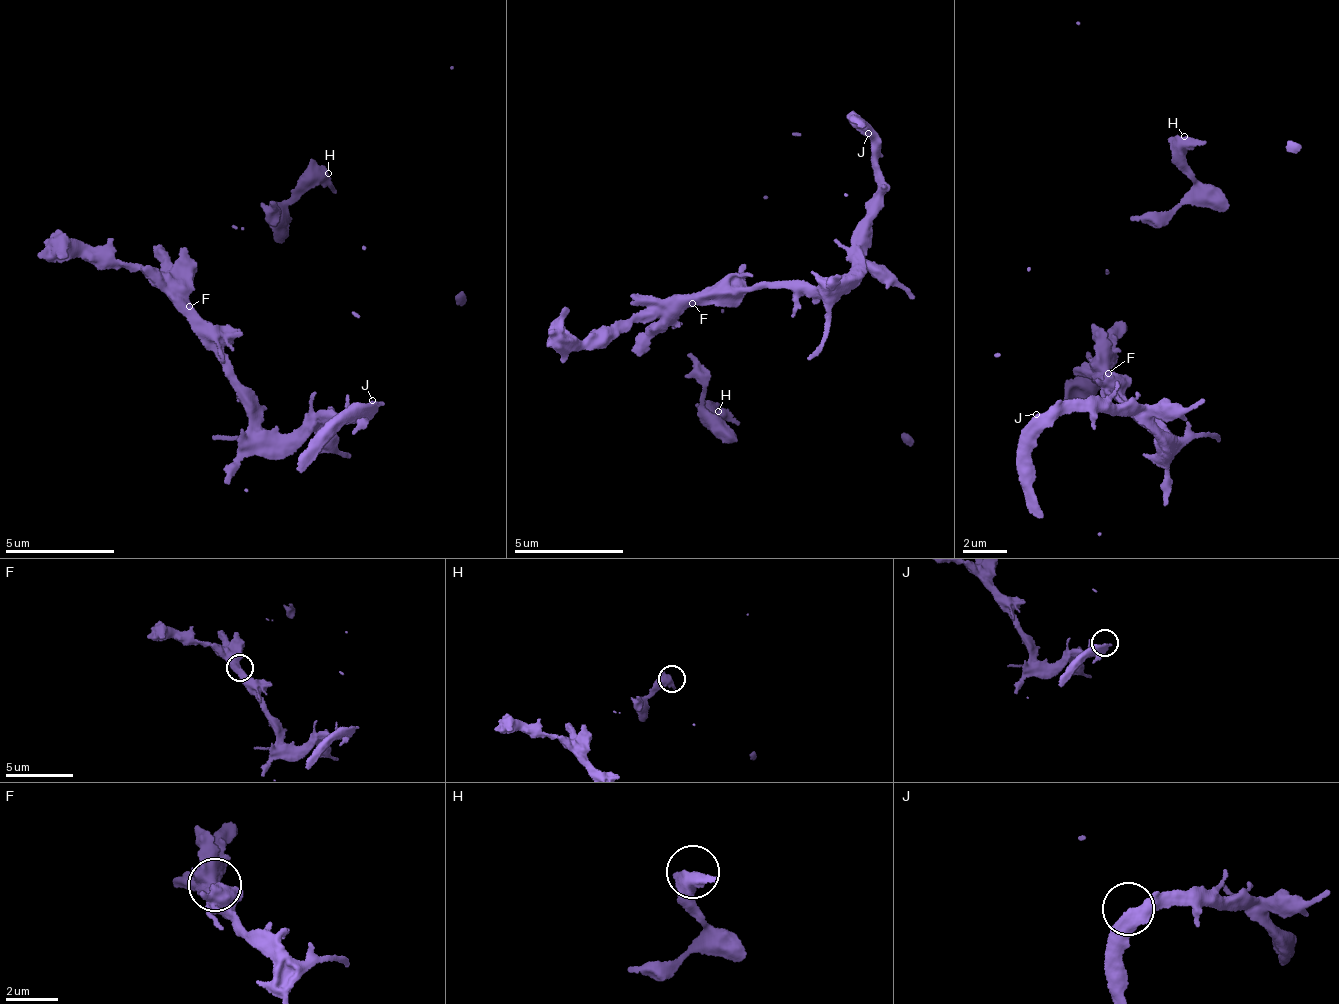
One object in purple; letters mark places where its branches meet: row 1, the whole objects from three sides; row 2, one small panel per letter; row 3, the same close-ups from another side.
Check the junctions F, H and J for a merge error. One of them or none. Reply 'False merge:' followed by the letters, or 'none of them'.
False merge: F

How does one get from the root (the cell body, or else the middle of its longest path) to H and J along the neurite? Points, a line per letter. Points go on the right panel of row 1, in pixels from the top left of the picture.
H: (1112, 372), (1106, 367), (1106, 338), (1094, 323), (1107, 270), (1128, 221), (1157, 224), (1191, 199), (1184, 136)
J: (1112, 372), (1112, 392), (1124, 402), (1124, 407), (1157, 436), (1160, 434), (1134, 414), (1071, 398), (1036, 414)

